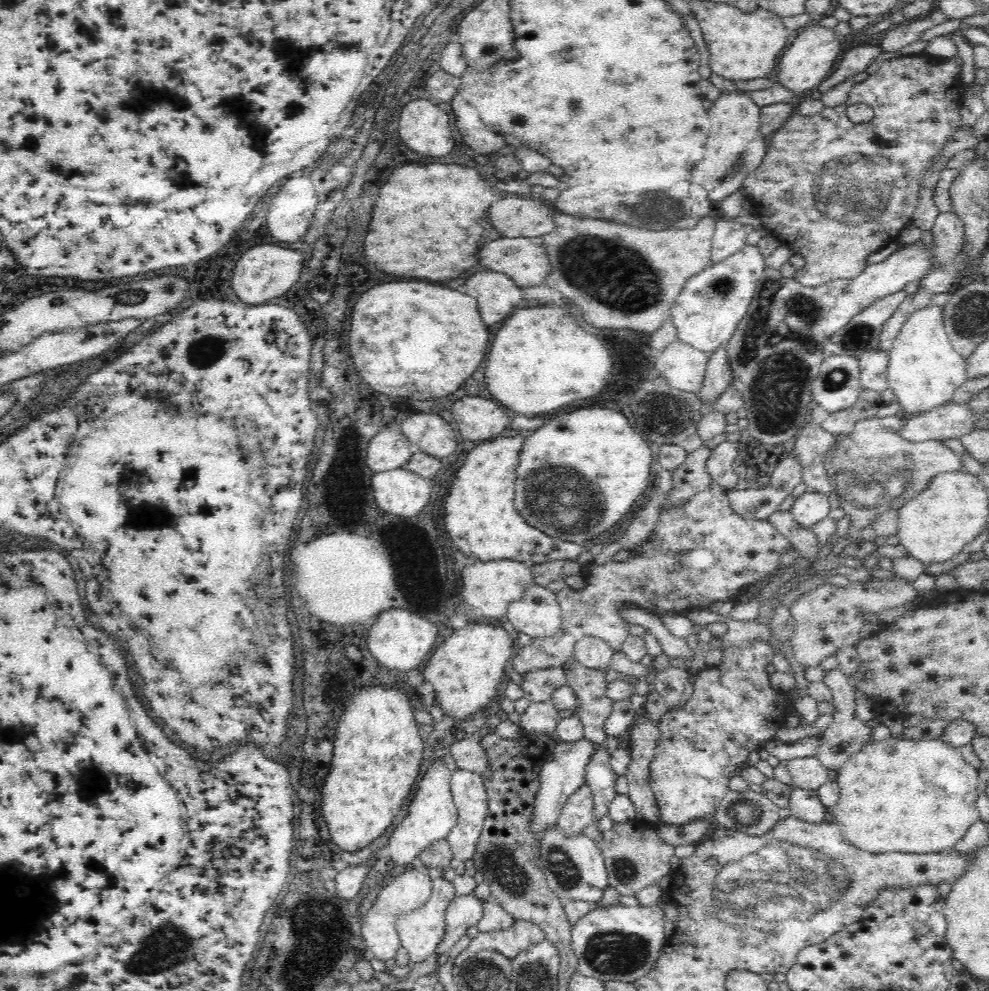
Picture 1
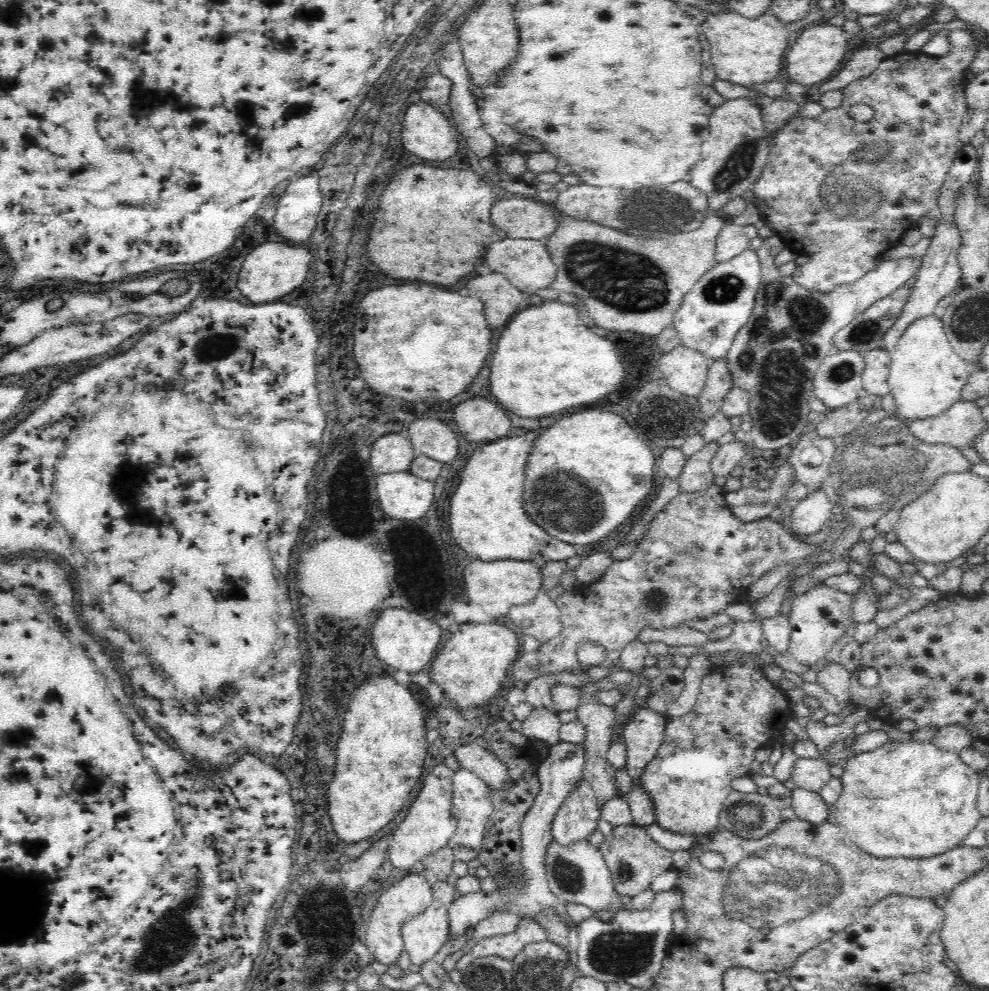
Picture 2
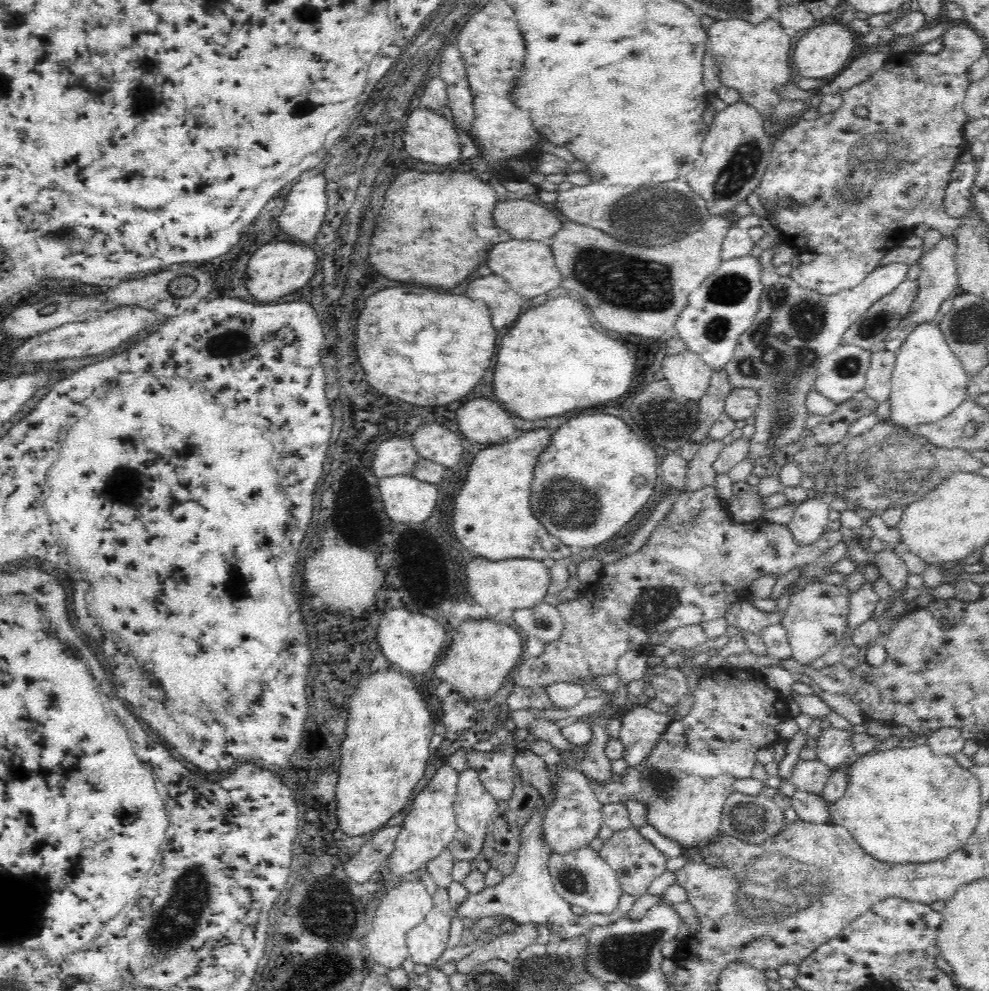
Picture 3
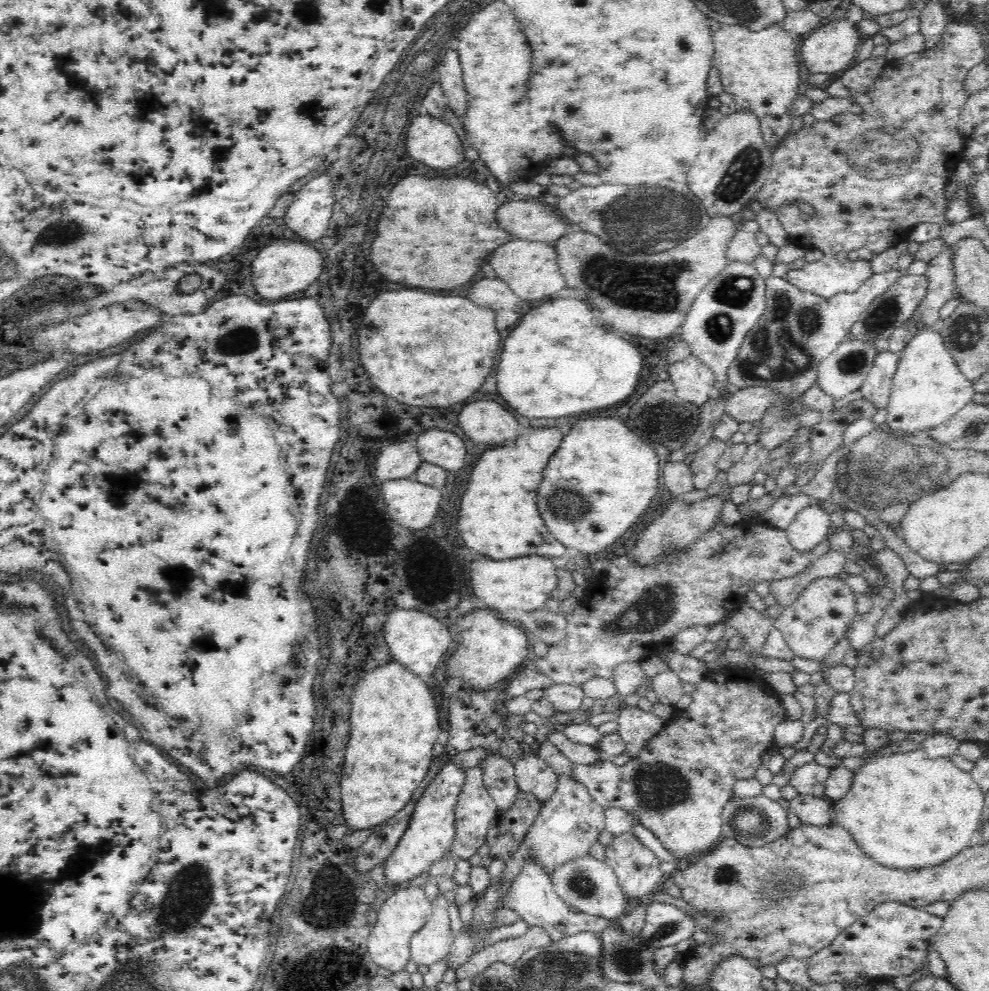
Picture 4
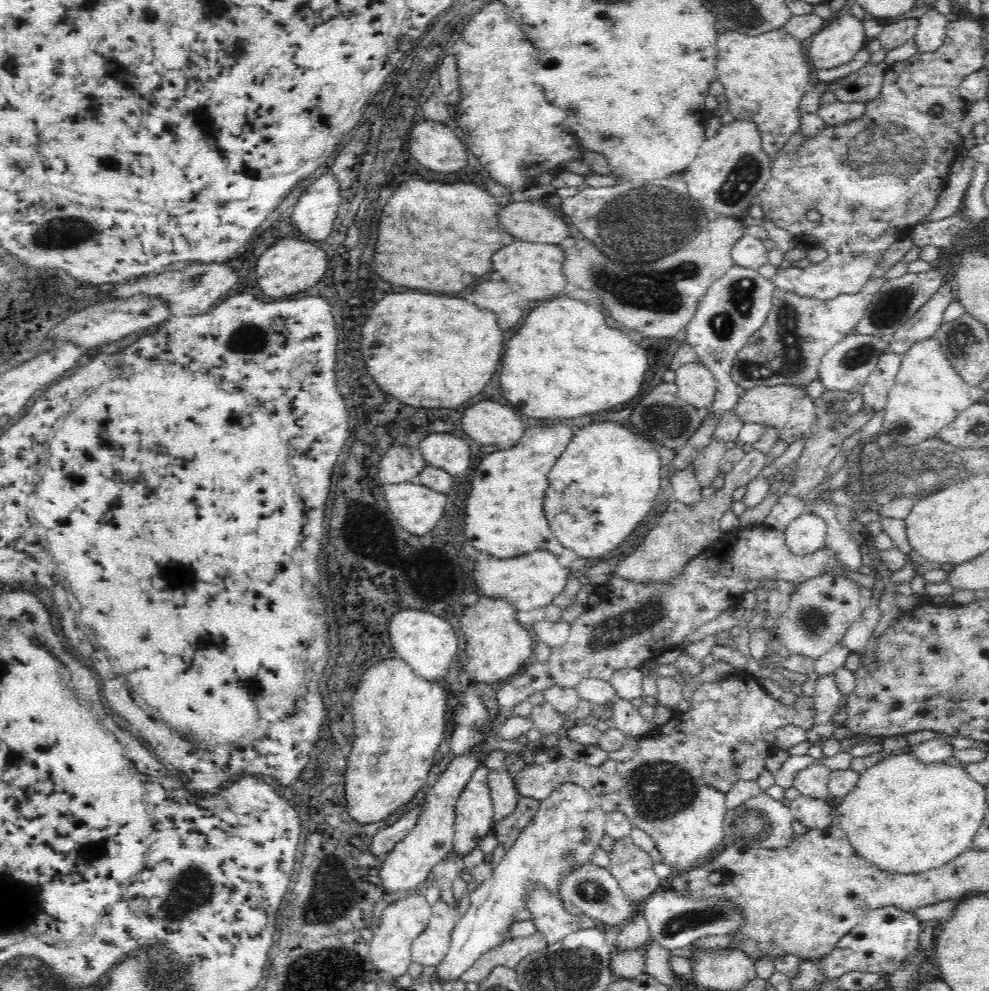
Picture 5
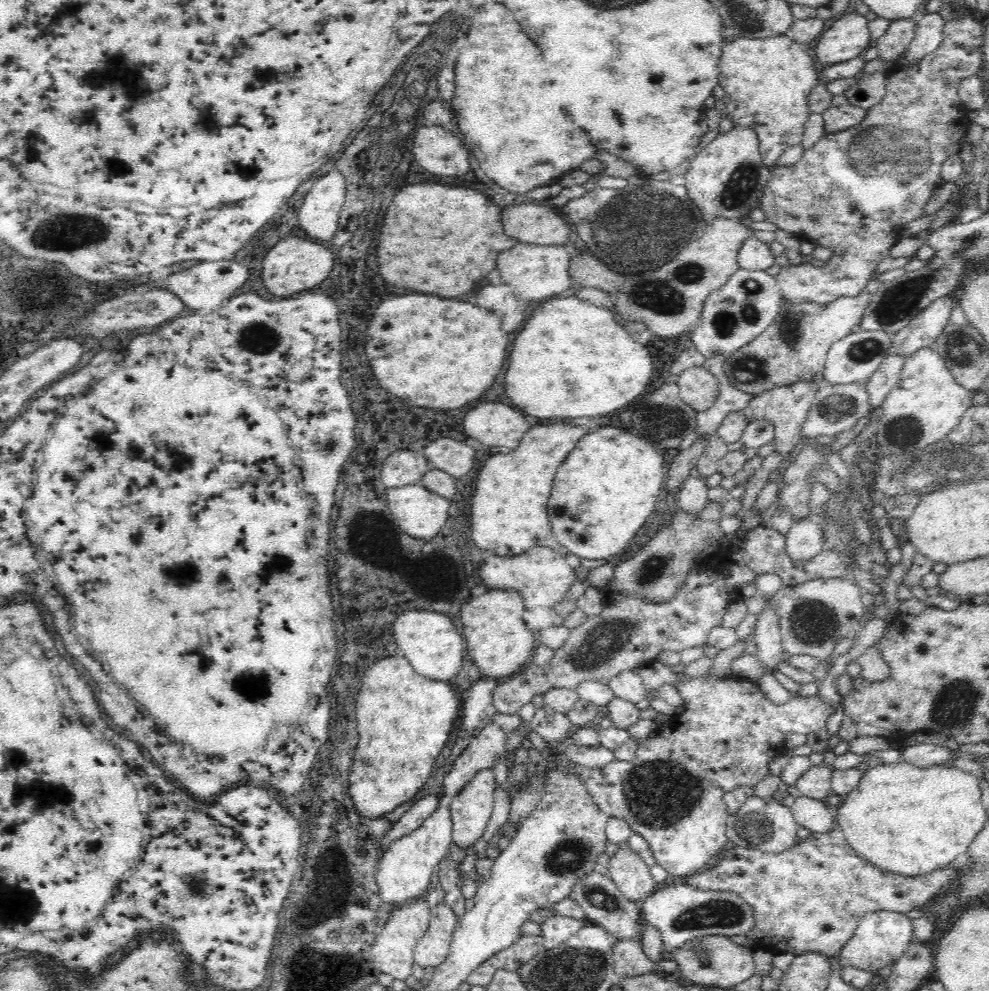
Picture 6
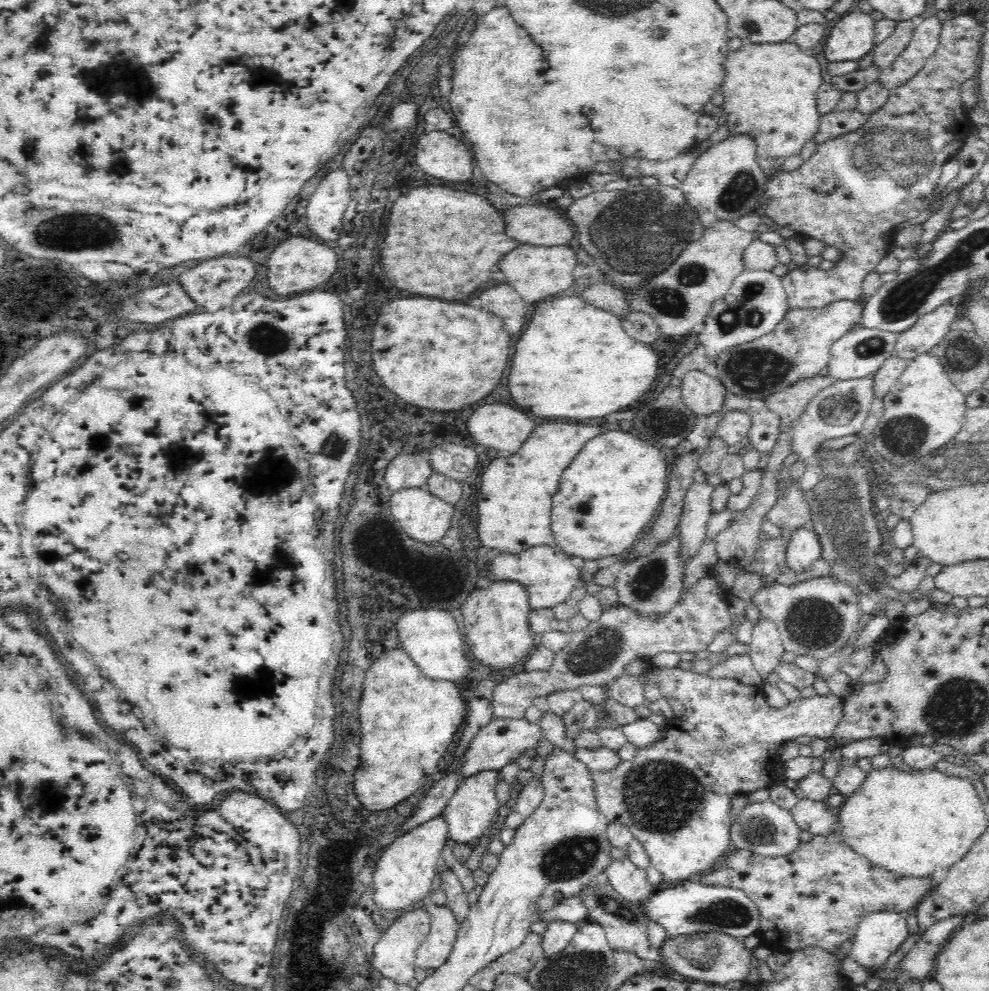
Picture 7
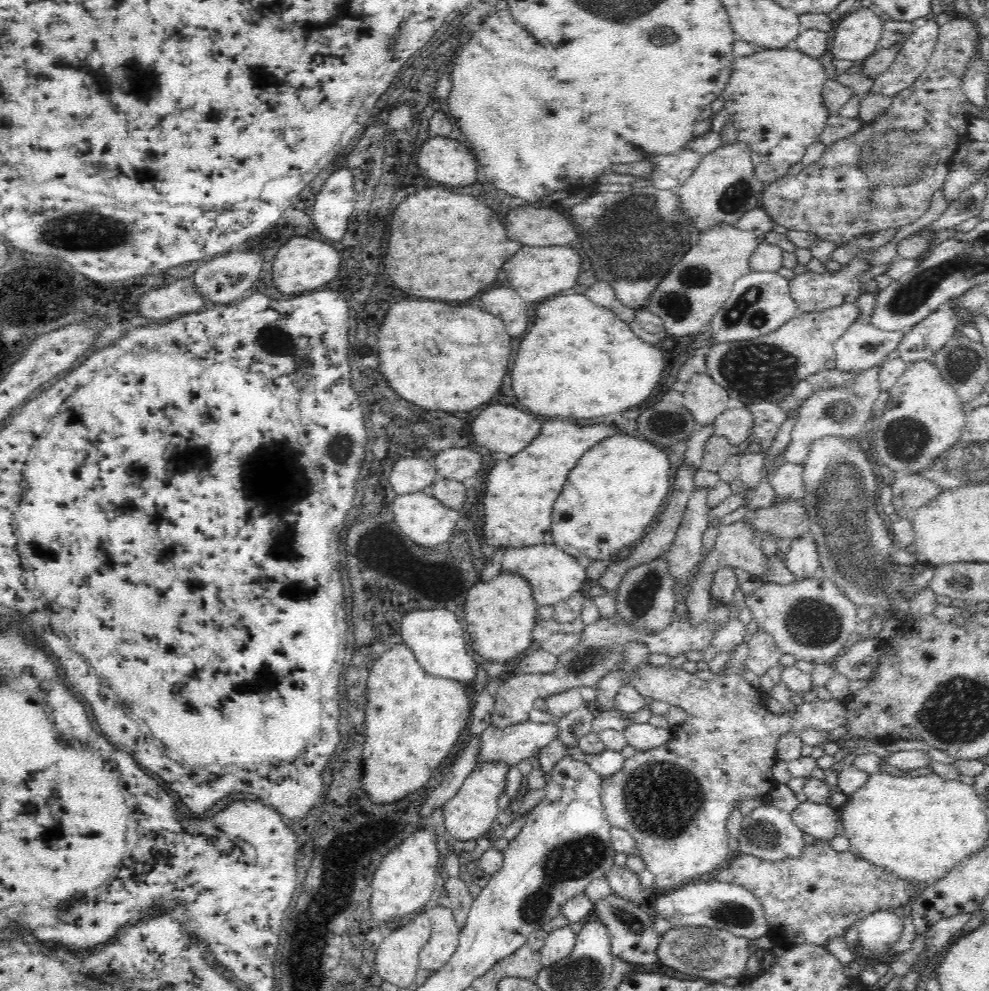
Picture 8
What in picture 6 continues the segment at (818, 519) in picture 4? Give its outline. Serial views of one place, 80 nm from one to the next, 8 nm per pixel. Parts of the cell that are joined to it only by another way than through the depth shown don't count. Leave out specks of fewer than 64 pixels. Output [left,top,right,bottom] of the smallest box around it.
[786,518,826,562]

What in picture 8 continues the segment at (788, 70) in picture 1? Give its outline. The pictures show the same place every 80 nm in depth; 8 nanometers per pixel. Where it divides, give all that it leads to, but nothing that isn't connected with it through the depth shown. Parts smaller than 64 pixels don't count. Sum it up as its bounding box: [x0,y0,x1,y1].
[830,6,884,61]

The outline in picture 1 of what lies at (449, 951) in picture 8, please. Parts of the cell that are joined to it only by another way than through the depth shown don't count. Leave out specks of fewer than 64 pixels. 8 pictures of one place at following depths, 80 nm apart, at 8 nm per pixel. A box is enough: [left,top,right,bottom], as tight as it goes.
[396,877,456,963]

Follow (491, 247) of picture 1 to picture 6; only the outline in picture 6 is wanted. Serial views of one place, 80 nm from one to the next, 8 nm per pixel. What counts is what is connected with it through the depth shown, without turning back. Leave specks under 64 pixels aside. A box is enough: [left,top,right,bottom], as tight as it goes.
[498,242,572,301]

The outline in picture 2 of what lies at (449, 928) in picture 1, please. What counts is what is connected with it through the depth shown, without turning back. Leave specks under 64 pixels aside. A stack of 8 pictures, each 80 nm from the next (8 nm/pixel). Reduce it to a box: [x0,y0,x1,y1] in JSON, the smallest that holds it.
[448,741,586,939]

